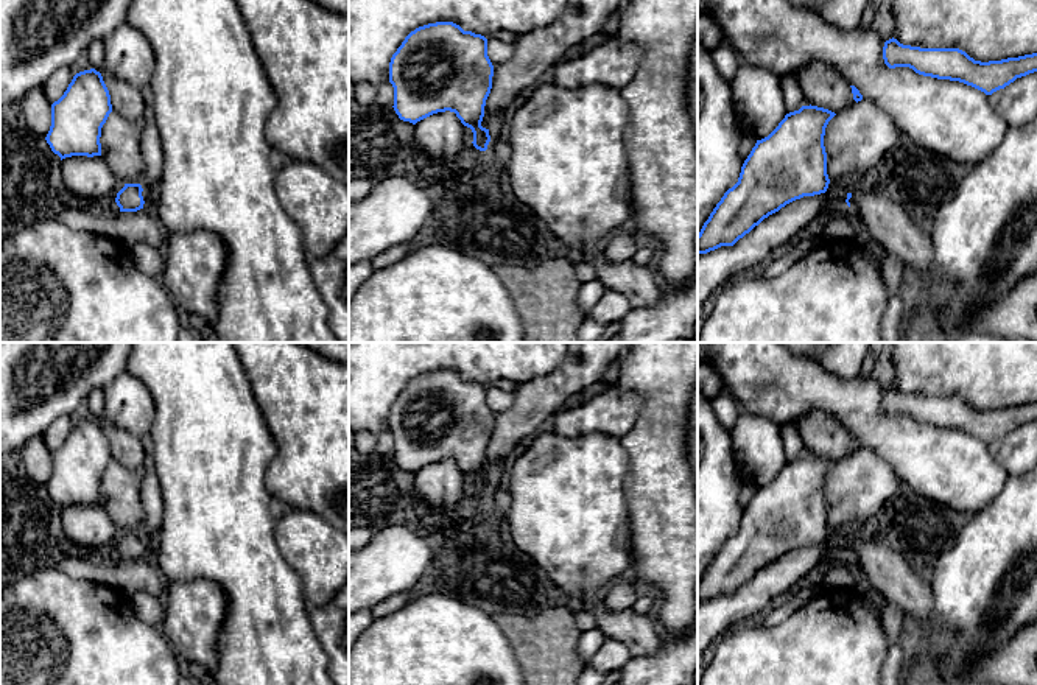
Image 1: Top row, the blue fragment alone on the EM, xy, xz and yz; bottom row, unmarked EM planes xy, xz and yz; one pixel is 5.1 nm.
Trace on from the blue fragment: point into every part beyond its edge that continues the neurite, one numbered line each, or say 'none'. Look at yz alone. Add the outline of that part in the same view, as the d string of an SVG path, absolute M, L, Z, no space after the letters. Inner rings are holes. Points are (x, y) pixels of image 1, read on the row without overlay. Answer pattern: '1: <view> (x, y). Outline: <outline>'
1: yz (886, 569). Outline: M852 540L850 564L863 570L886 601L895 602L905 613L912 632L928 635L942 657L947 657L953 634L931 624L933 592L900 553L864 540Z

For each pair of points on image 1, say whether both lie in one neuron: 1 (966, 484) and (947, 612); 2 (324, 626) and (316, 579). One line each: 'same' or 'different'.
1: different
2: different

